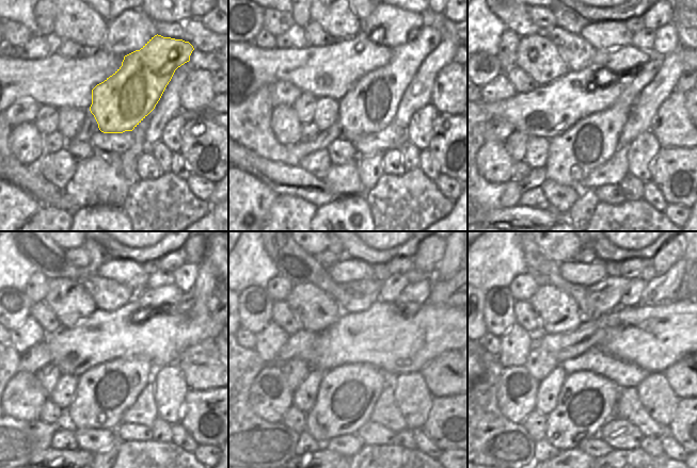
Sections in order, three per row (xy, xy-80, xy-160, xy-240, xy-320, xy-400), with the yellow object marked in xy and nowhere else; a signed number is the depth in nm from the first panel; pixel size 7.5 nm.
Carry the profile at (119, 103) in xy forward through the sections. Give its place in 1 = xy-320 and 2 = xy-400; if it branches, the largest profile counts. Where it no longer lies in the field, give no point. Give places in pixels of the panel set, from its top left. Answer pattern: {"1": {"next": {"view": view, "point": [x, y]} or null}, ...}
{"1": {"next": {"view": "xy-320", "point": [347, 394]}}, "2": {"next": {"view": "xy-400", "point": [586, 401]}}}

